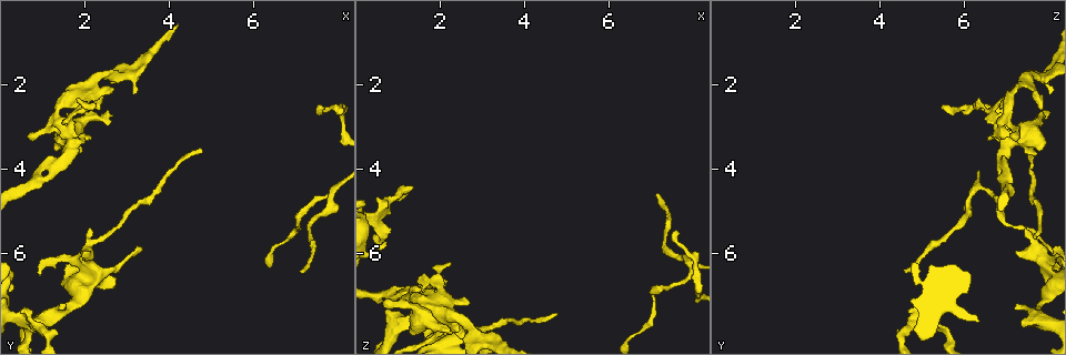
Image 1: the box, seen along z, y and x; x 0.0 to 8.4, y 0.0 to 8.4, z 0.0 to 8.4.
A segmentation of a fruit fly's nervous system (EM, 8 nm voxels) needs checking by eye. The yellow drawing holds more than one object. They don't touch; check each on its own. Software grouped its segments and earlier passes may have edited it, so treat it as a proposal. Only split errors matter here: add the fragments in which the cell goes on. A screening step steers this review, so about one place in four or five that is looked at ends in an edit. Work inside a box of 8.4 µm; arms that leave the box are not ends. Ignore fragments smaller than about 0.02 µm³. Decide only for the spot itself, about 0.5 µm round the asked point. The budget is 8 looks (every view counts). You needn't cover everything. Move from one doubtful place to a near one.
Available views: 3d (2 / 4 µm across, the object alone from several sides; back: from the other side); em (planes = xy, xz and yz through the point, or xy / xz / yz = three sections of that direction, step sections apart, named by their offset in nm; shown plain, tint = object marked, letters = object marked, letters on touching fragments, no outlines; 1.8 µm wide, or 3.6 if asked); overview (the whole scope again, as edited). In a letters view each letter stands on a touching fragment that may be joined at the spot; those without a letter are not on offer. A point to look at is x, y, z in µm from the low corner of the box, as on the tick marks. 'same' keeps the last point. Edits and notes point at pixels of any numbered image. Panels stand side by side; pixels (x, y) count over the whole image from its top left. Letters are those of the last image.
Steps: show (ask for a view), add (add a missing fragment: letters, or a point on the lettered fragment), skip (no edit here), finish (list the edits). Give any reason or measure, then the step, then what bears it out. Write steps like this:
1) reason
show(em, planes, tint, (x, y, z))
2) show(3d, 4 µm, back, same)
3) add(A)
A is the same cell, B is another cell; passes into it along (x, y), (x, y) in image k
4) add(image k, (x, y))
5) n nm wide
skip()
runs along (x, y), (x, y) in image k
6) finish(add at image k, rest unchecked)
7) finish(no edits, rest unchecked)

tapers out
show(em, xy, step 16, tint, (7.10, 6.40, 4.55))

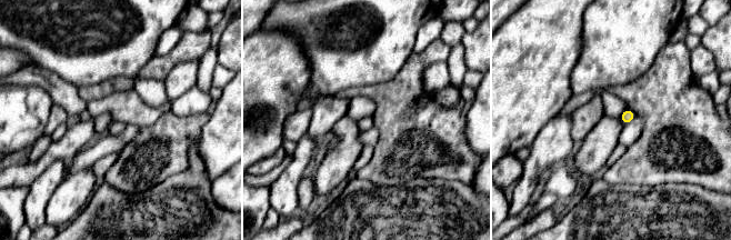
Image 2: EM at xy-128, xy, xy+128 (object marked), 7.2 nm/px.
show(em, planes, letters, same)

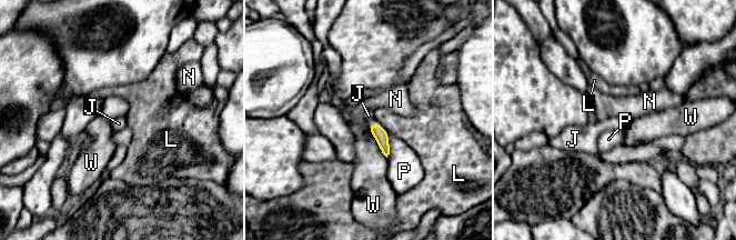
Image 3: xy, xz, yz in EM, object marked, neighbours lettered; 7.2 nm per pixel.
W touches over 200 nm
add(J)
J is the same cell, L, N, P and W are other cells; passes into it along (376, 130), (374, 122), (369, 116) in image 3; it goes on there

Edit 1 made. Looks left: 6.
show(overview)

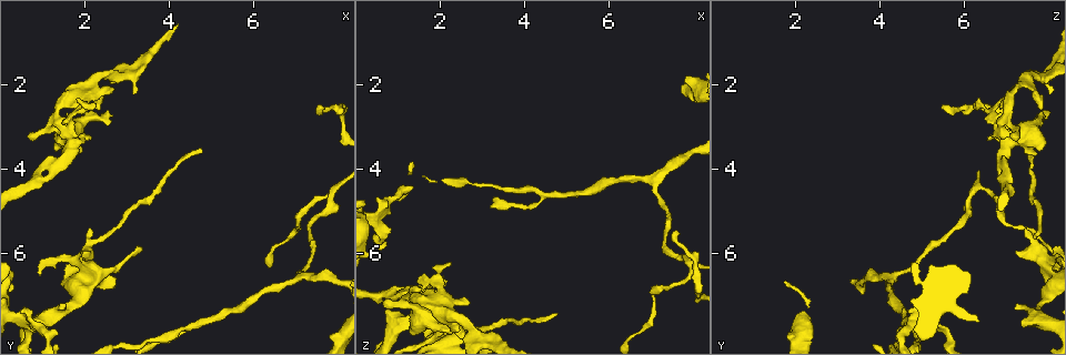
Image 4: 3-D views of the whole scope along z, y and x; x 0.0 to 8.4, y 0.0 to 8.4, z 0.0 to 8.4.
sharp bend
show(em, xy, step 4, tint, (7.95, 4.50, 6.30))

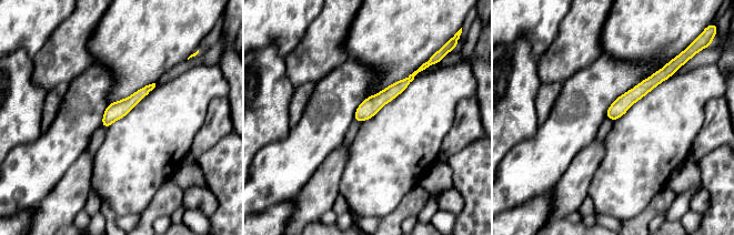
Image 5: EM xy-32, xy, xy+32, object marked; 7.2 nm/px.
show(em, planes, letters, same)

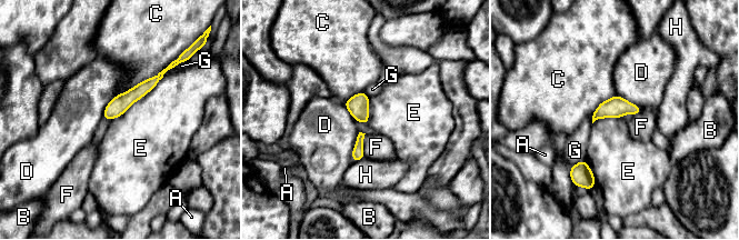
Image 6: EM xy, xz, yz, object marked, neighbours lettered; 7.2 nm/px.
E touches over 500 nm
skip()
A, B, C, D, E, F, G and H are other cells; border along (163, 77), (121, 114), (110, 120) in image 6; no lettered fragment goes on from it

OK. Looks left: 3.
tapers out
show(em, yz, step 16, letters, (0.70, 3.30, 7.15))

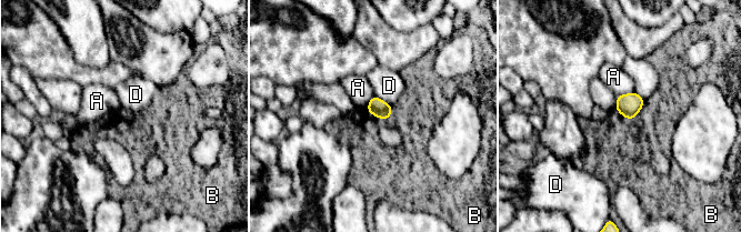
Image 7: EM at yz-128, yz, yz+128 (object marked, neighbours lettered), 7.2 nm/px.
show(em, planes, letters, same)

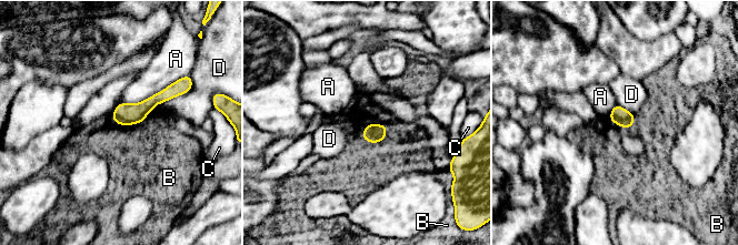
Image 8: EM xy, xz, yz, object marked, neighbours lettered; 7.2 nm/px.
skip()
A, B, C and D are other cells; runs along (175, 90), (136, 113), (115, 116) in image 8; none of them fits

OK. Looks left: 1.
finish(add at image 3, rest unchecked)

